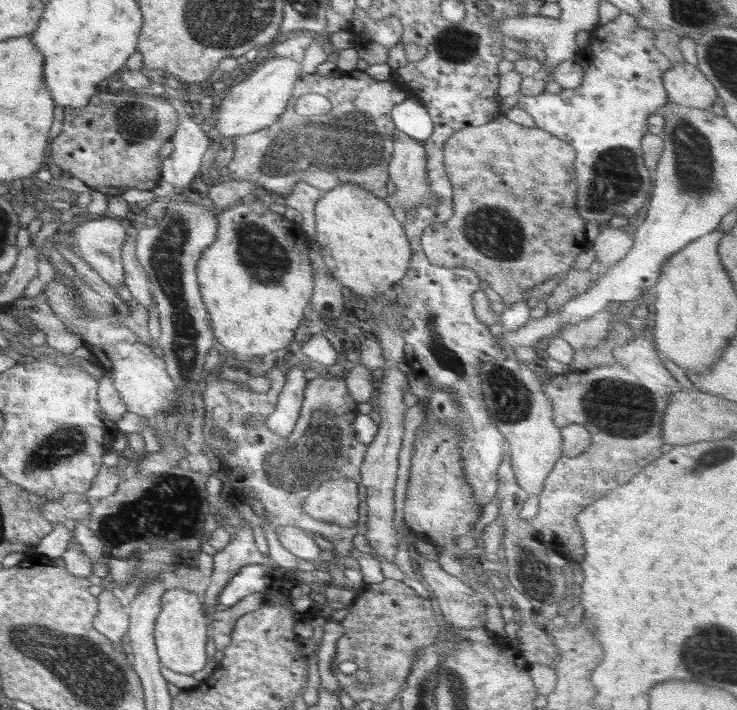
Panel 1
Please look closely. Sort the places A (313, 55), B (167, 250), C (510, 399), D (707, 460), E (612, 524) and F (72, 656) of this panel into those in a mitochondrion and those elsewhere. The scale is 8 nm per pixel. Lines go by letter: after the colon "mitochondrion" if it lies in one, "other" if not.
A: other
B: mitochondrion
C: mitochondrion
D: mitochondrion
E: other
F: mitochondrion

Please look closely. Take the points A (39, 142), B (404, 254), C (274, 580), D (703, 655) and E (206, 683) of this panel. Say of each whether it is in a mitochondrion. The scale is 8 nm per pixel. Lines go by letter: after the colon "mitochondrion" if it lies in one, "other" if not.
A: other
B: other
C: other
D: mitochondrion
E: other

